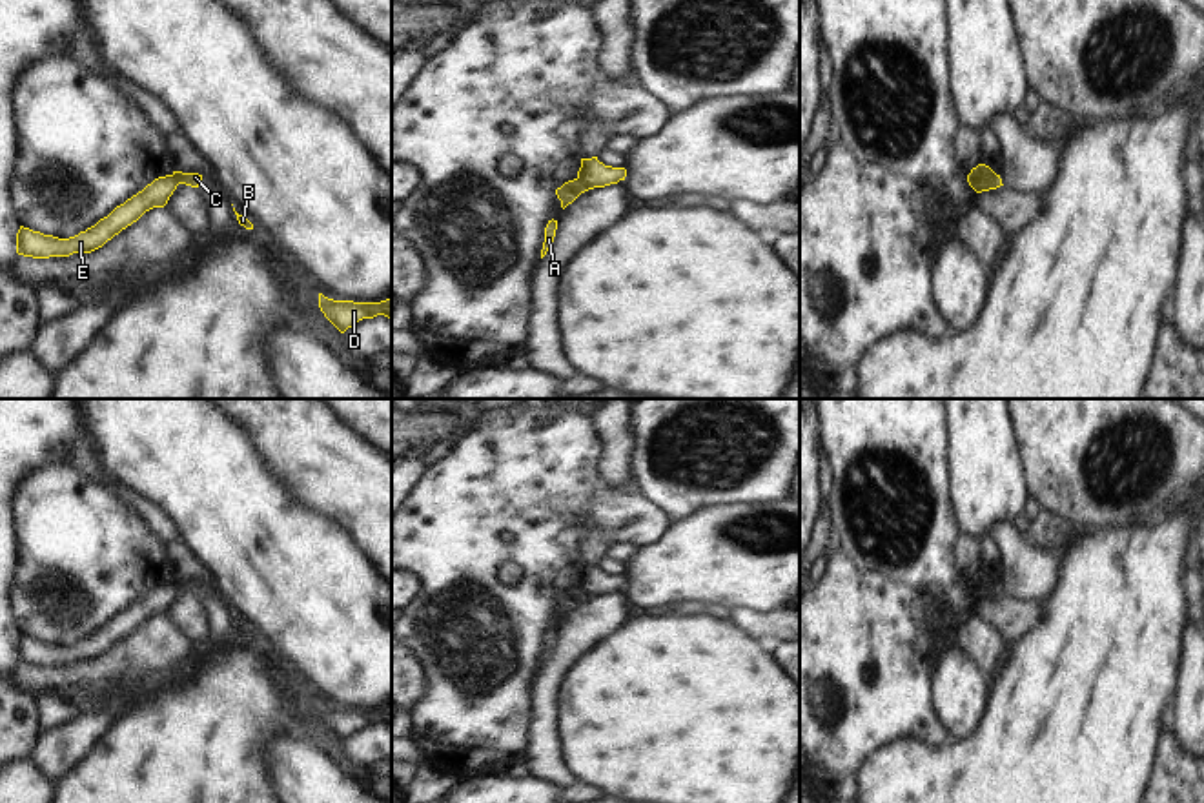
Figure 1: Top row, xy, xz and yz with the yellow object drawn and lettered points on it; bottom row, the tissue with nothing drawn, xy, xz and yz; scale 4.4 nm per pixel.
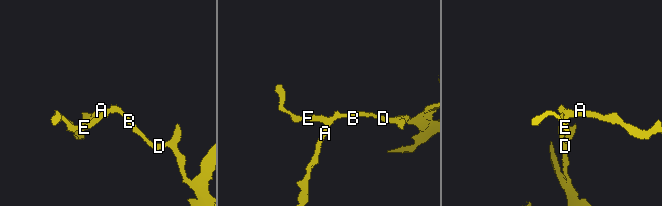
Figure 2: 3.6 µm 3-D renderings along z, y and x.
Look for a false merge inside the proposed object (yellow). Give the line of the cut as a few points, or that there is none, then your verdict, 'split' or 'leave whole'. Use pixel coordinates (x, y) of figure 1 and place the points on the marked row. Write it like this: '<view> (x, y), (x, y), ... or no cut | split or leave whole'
xz (578, 177), (589, 188) | split

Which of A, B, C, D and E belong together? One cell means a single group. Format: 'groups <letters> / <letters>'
groups A E / B C D

